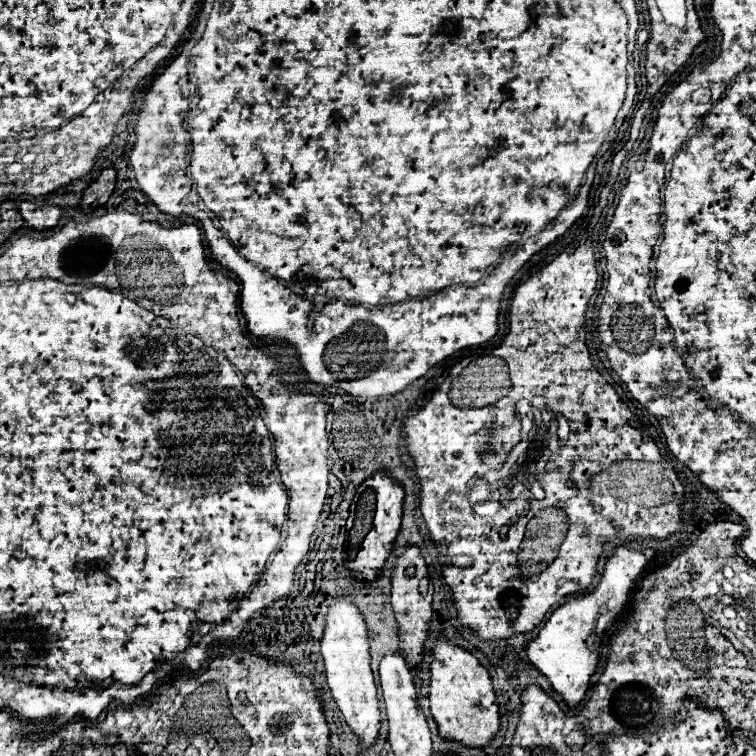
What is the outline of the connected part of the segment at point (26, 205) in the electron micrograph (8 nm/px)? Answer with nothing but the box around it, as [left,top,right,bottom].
[20,200,60,230]

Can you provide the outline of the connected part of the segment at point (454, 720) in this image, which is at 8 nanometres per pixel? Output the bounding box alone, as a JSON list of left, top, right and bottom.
[430,636,498,746]

